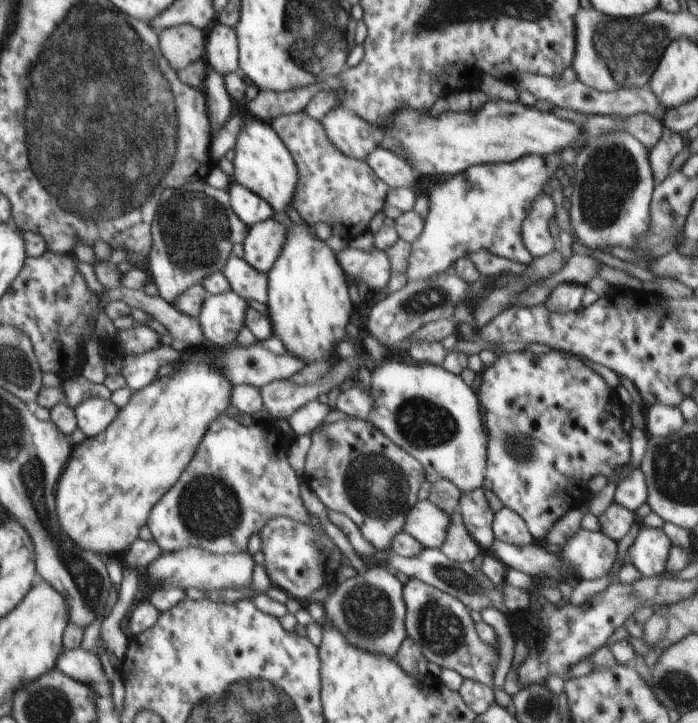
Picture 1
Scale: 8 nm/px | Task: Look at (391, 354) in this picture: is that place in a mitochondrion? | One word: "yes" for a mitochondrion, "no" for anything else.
no

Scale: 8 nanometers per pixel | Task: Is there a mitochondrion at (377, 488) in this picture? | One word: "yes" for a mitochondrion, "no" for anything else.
yes

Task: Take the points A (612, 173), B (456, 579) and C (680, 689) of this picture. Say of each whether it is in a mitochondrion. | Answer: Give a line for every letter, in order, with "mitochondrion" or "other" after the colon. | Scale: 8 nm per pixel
A: mitochondrion
B: mitochondrion
C: mitochondrion

